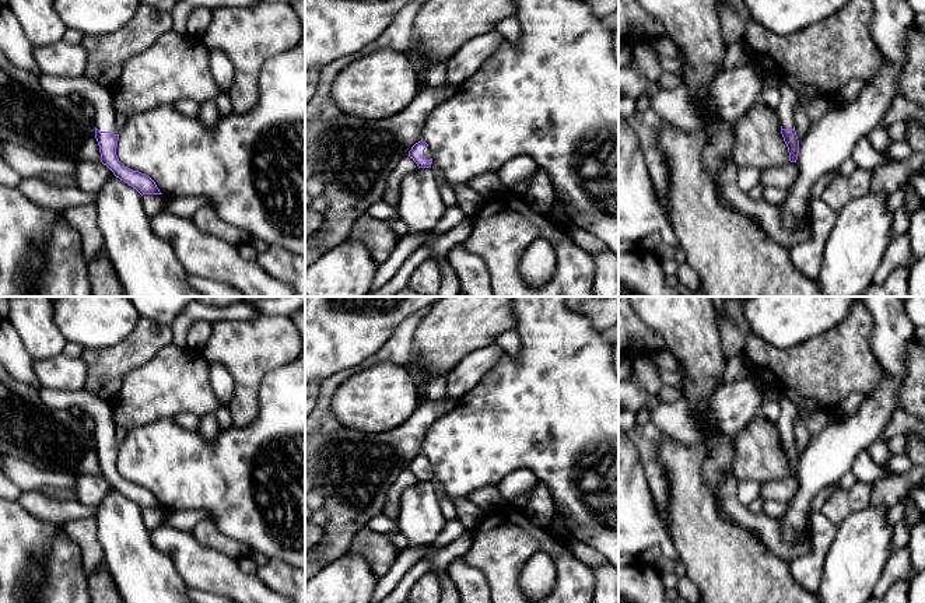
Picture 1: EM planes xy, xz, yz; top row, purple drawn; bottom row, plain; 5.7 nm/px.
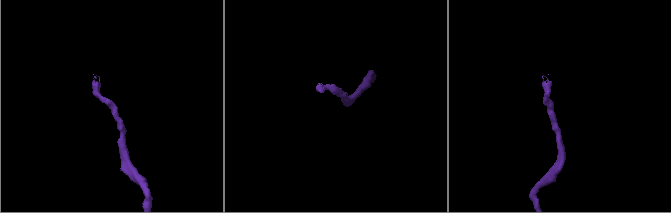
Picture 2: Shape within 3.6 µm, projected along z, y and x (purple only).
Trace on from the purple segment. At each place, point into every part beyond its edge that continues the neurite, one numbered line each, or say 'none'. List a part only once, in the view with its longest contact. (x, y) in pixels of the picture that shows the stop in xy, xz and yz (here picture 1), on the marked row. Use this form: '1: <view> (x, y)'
1: xy (249, 167)

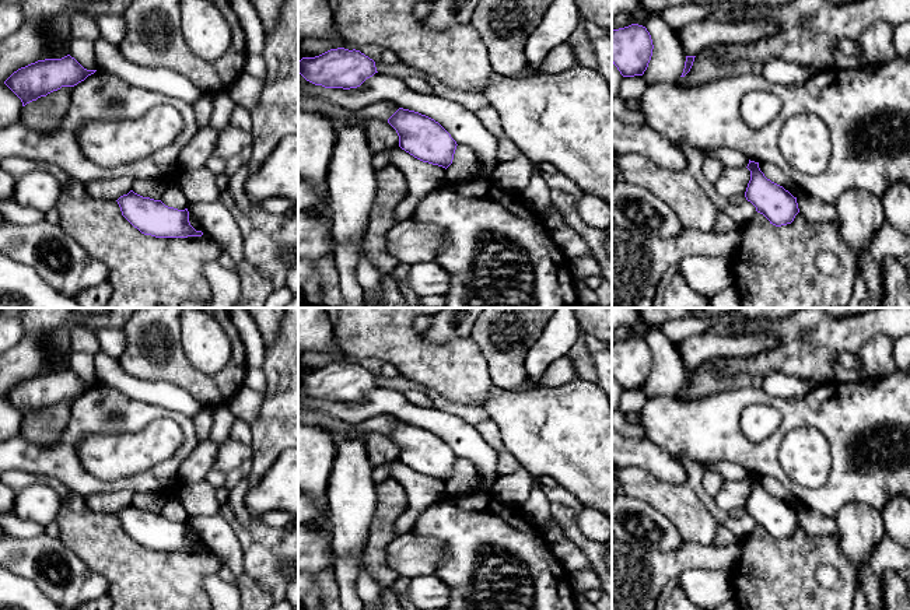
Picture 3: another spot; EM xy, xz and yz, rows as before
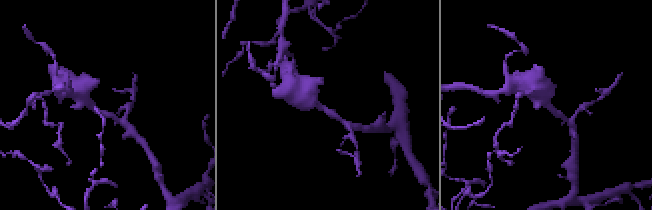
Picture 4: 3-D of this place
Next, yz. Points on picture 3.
1: yz (774, 174)

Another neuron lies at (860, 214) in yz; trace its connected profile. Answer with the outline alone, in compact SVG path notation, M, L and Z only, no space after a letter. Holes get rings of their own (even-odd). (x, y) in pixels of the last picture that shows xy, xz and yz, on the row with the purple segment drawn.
M848 189L834 206L840 236L857 249L861 260L885 222L881 197L865 189Z

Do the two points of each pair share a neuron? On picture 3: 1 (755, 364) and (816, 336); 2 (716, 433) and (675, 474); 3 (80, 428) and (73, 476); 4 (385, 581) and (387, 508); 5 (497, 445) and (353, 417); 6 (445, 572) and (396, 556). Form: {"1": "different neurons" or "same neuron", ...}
{"1": "same neuron", "2": "different neurons", "3": "same neuron", "4": "same neuron", "5": "different neurons", "6": "different neurons"}

